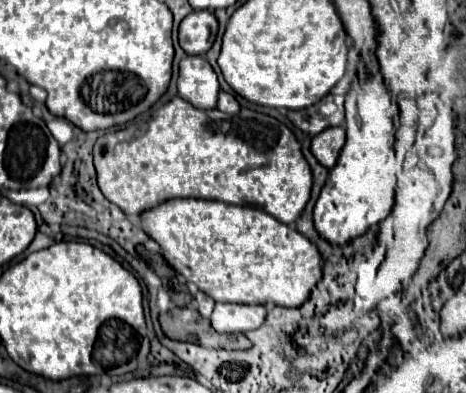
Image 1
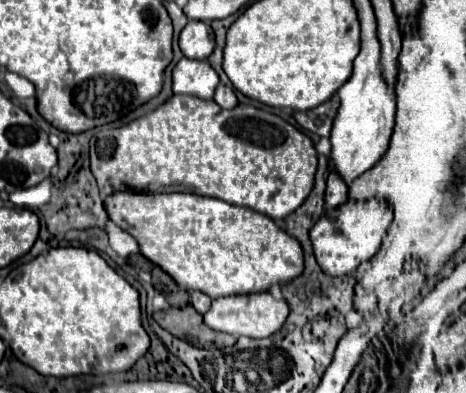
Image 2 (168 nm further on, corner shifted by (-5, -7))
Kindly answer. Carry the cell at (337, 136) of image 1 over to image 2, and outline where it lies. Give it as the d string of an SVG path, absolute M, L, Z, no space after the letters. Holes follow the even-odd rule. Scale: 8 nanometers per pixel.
M330 172L328 176L328 186L326 186L326 208L338 208L340 204L344 204L348 200L348 186L340 180L340 176L334 176L334 172Z

